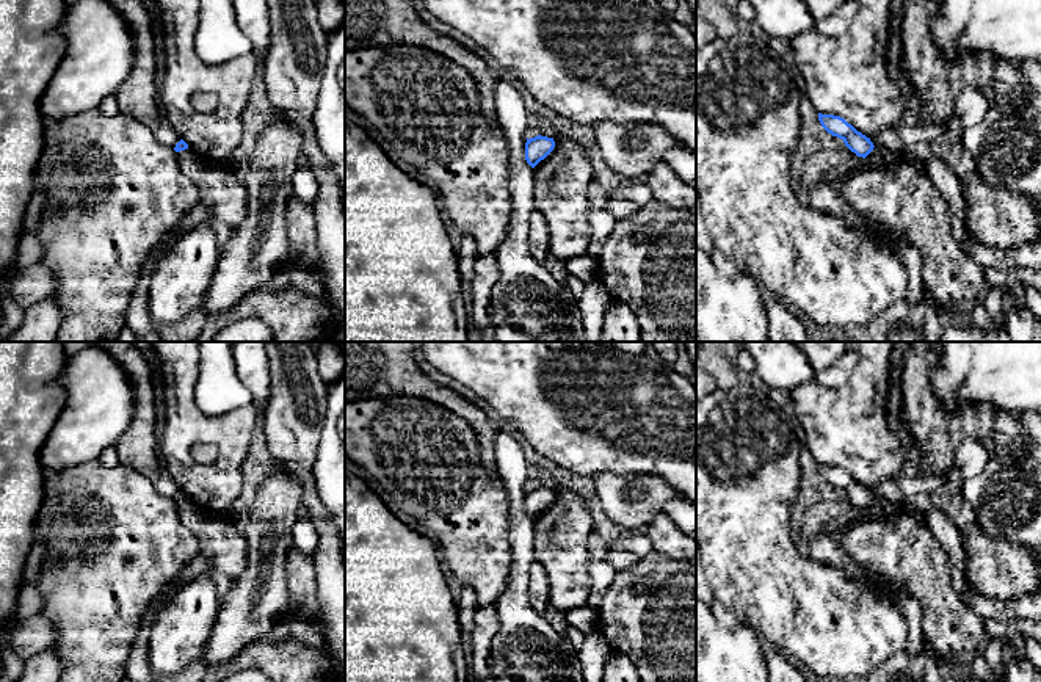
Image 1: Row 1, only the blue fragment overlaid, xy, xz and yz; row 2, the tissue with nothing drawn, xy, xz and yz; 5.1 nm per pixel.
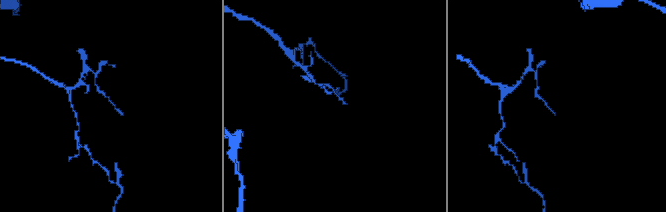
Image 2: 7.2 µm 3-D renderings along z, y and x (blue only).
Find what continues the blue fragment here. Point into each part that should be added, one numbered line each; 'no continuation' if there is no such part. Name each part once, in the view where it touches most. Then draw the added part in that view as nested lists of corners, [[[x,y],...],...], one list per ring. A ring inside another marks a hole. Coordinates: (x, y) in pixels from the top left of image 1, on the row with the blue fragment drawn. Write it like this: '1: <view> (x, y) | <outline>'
no continuation

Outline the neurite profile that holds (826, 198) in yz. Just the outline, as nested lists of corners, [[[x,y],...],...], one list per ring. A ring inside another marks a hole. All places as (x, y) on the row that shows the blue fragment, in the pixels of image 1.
[[[873,147],[873,151],[864,160],[854,160],[847,165],[842,165],[826,176],[834,174],[836,171],[843,171],[834,185],[825,183],[823,187],[817,187],[811,193],[809,205],[818,212],[843,218],[850,226],[859,230],[872,230],[875,232],[873,224],[858,210],[853,210],[840,196],[842,187],[845,180],[856,171],[869,166],[869,168],[881,168],[892,166],[901,160],[901,154],[892,151],[883,151],[880,147]]]

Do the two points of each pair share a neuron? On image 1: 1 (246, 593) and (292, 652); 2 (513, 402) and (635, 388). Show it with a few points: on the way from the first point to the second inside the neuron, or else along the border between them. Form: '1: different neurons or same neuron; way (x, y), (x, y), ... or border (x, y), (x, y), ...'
1: different neurons; border (289, 609), (264, 637), (242, 648)
2: same neuron; way (543, 399), (605, 399)

